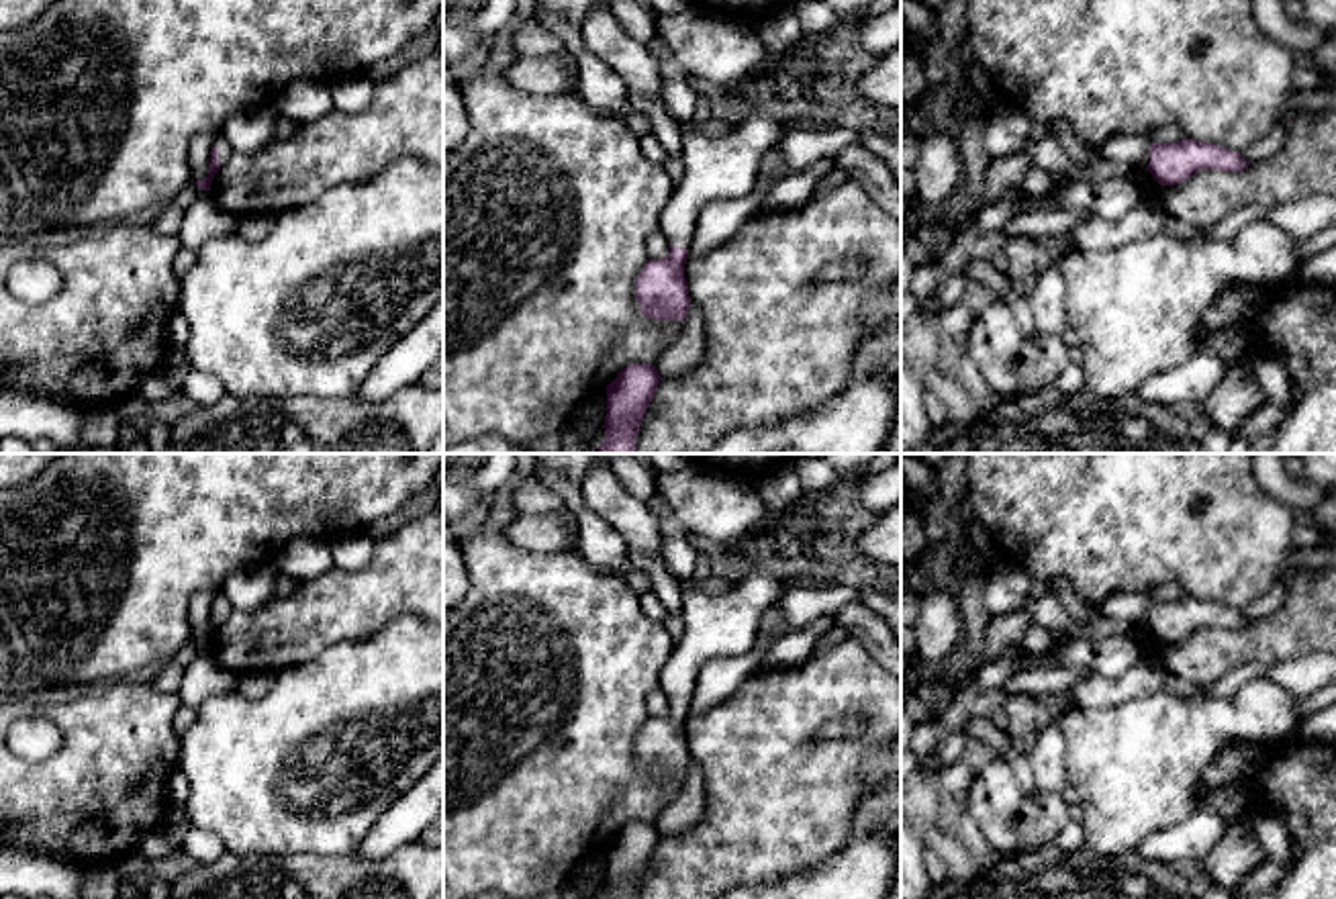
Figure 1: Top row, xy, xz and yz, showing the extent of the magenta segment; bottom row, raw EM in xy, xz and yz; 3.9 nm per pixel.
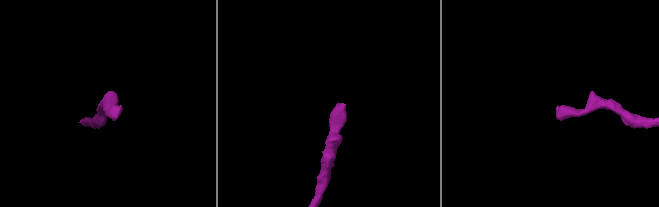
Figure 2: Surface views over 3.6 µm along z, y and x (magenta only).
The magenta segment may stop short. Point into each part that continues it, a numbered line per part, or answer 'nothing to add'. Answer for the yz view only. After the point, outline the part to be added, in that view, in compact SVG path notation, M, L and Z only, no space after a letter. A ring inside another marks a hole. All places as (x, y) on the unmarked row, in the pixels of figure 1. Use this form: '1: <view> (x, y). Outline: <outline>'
1: yz (1128, 607). Outline: M1122 593L1107 597L1099 605L1099 613L1113 621L1136 623L1140 619L1142 621L1150 619L1150 605L1152 605L1150 593Z

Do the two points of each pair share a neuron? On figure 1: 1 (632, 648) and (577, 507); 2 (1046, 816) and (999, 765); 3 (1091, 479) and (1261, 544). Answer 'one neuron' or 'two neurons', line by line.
1: two neurons
2: one neuron
3: one neuron

